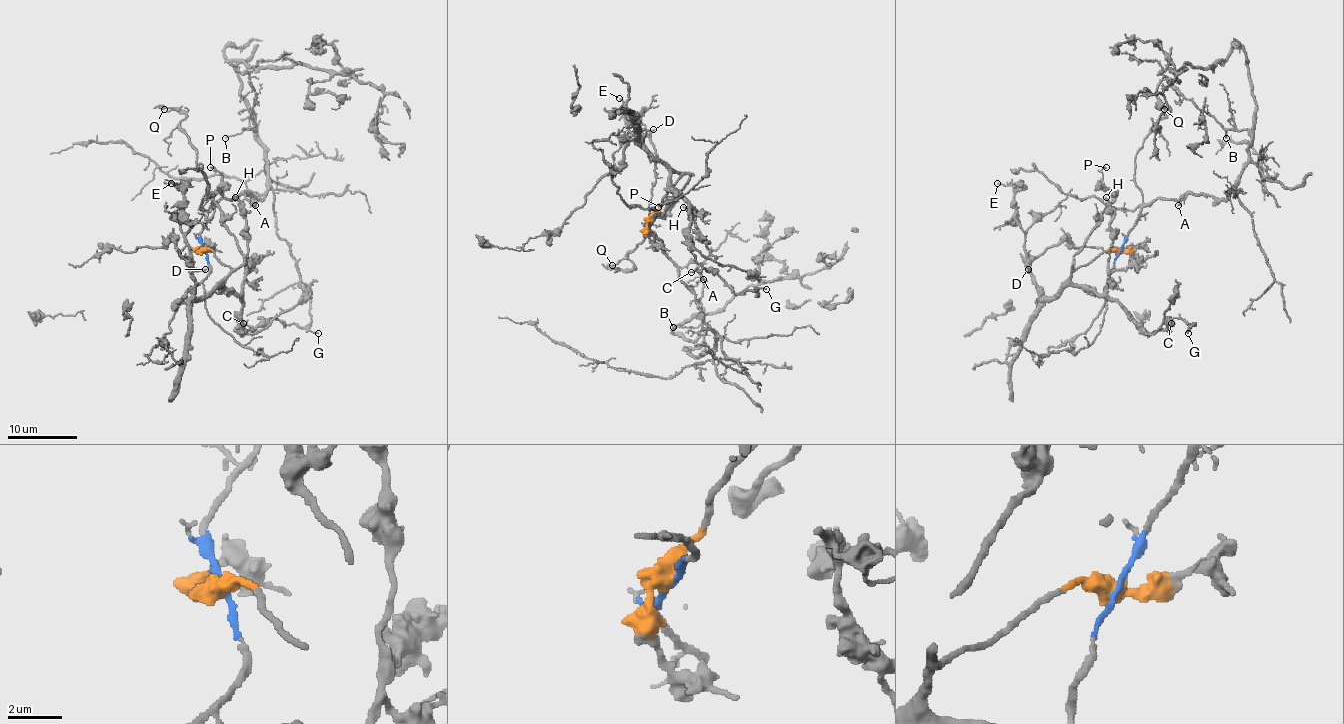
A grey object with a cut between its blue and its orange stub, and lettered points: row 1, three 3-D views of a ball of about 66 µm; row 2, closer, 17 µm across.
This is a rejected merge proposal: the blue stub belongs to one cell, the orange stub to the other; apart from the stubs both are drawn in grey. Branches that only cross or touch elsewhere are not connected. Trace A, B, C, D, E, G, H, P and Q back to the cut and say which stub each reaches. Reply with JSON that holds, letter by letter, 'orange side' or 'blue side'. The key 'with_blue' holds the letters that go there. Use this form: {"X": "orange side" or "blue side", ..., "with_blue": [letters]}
{"A": "blue side", "B": "blue side", "C": "orange side", "D": "orange side", "E": "orange side", "G": "orange side", "H": "orange side", "P": "orange side", "Q": "blue side", "with_blue": ["A", "B", "Q"]}

